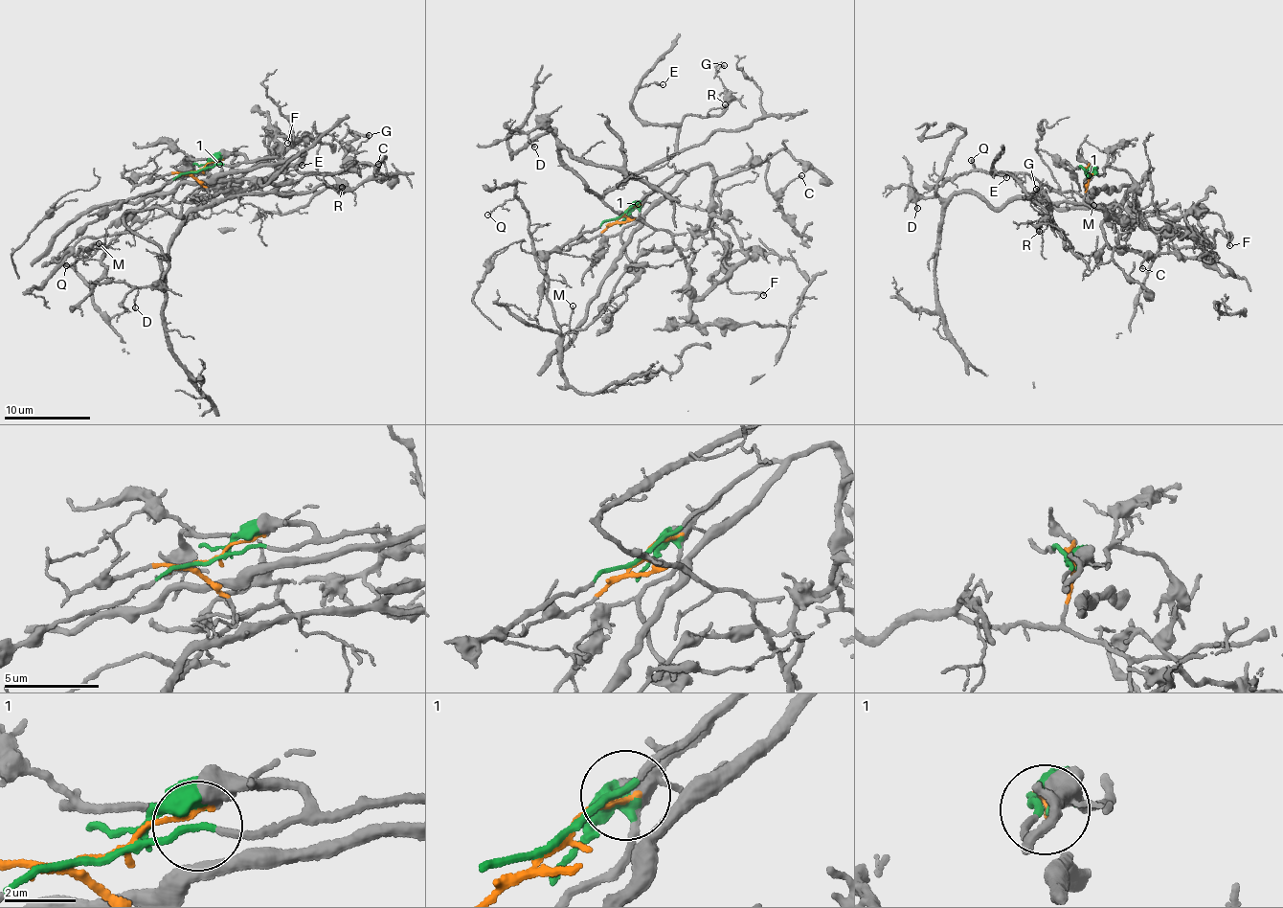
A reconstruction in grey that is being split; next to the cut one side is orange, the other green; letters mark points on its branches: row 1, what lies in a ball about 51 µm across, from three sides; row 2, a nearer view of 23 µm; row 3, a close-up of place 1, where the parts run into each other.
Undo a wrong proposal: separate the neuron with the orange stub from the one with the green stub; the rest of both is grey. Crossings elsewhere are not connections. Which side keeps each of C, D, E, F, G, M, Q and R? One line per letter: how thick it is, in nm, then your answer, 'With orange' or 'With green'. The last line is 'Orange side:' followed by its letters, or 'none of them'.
C: Thickness 80 nm. With green
D: Thickness 130 nm. With orange
E: Thickness 160 nm. With orange
F: Thickness 100 nm. With green
G: Thickness 110 nm. With orange
M: Thickness 180 nm. With green
Q: Thickness 100 nm. With green
R: Thickness 100 nm. With orange
Orange side: D, E, G, R

